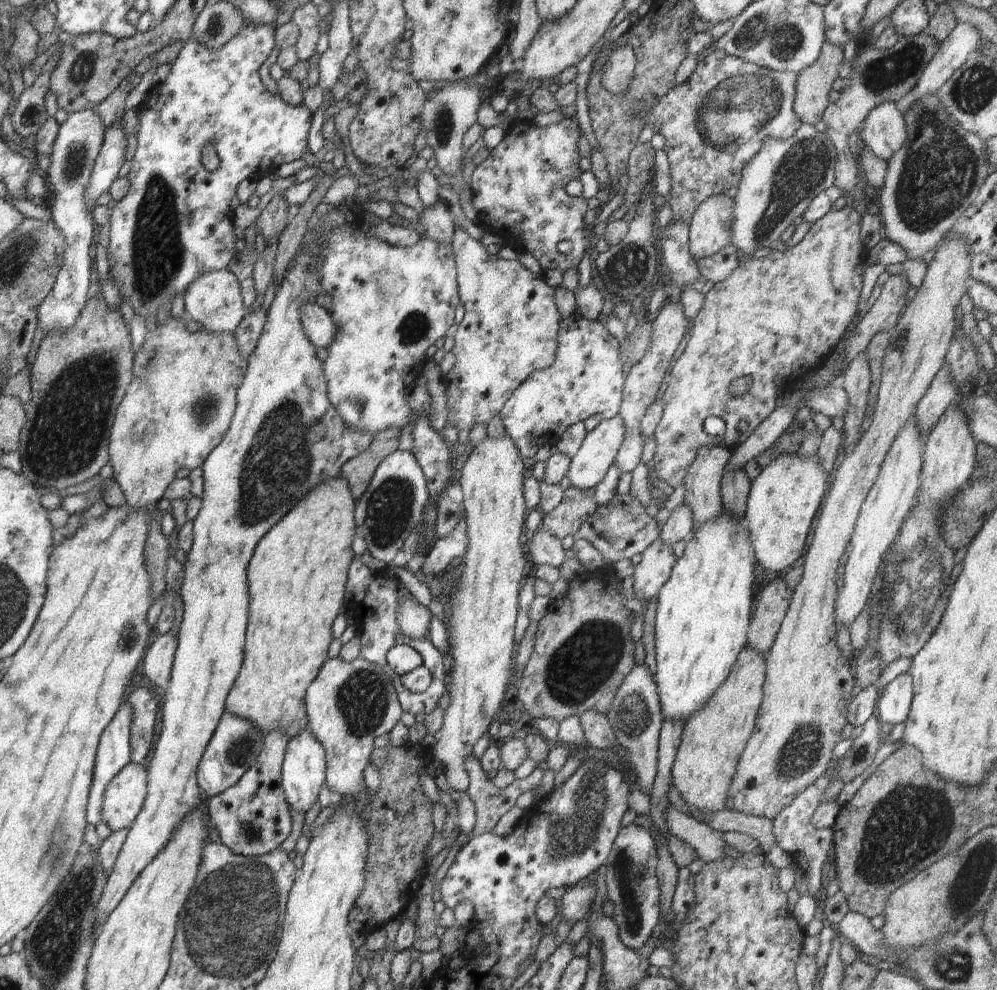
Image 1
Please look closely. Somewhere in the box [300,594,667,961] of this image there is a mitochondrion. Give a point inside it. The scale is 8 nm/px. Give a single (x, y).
(575, 672)

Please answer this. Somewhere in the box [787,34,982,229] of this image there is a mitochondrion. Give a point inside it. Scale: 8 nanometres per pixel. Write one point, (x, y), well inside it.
(890, 69)

